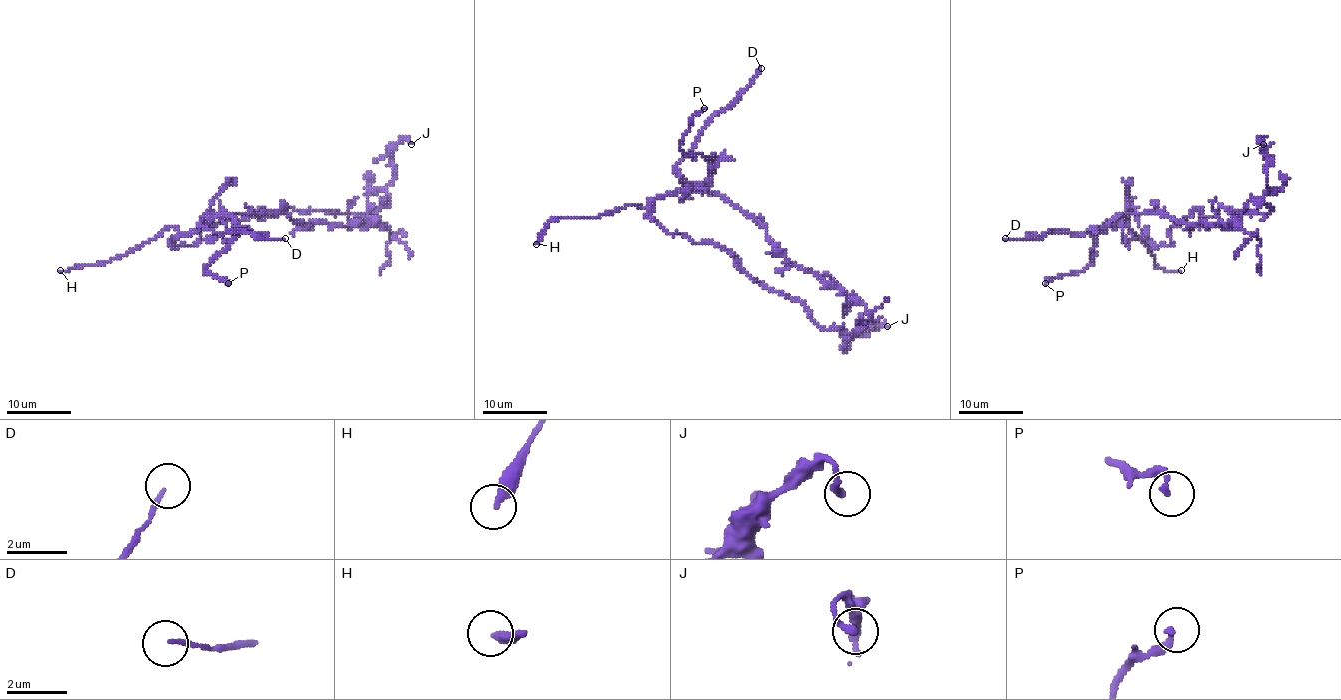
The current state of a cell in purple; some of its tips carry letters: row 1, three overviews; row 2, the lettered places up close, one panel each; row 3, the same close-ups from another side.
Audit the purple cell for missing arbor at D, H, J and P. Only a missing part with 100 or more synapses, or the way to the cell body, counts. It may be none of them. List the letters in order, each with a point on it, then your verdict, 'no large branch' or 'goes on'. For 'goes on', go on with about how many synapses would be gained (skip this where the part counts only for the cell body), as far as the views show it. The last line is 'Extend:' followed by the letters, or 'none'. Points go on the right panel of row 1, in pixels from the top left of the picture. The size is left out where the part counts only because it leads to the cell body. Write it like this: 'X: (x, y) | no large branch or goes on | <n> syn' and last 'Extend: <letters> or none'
D: (1005, 238) | no large branch
H: (1181, 270) | goes on
J: (1263, 144) | no large branch
P: (1045, 283) | no large branch
Extend: H

